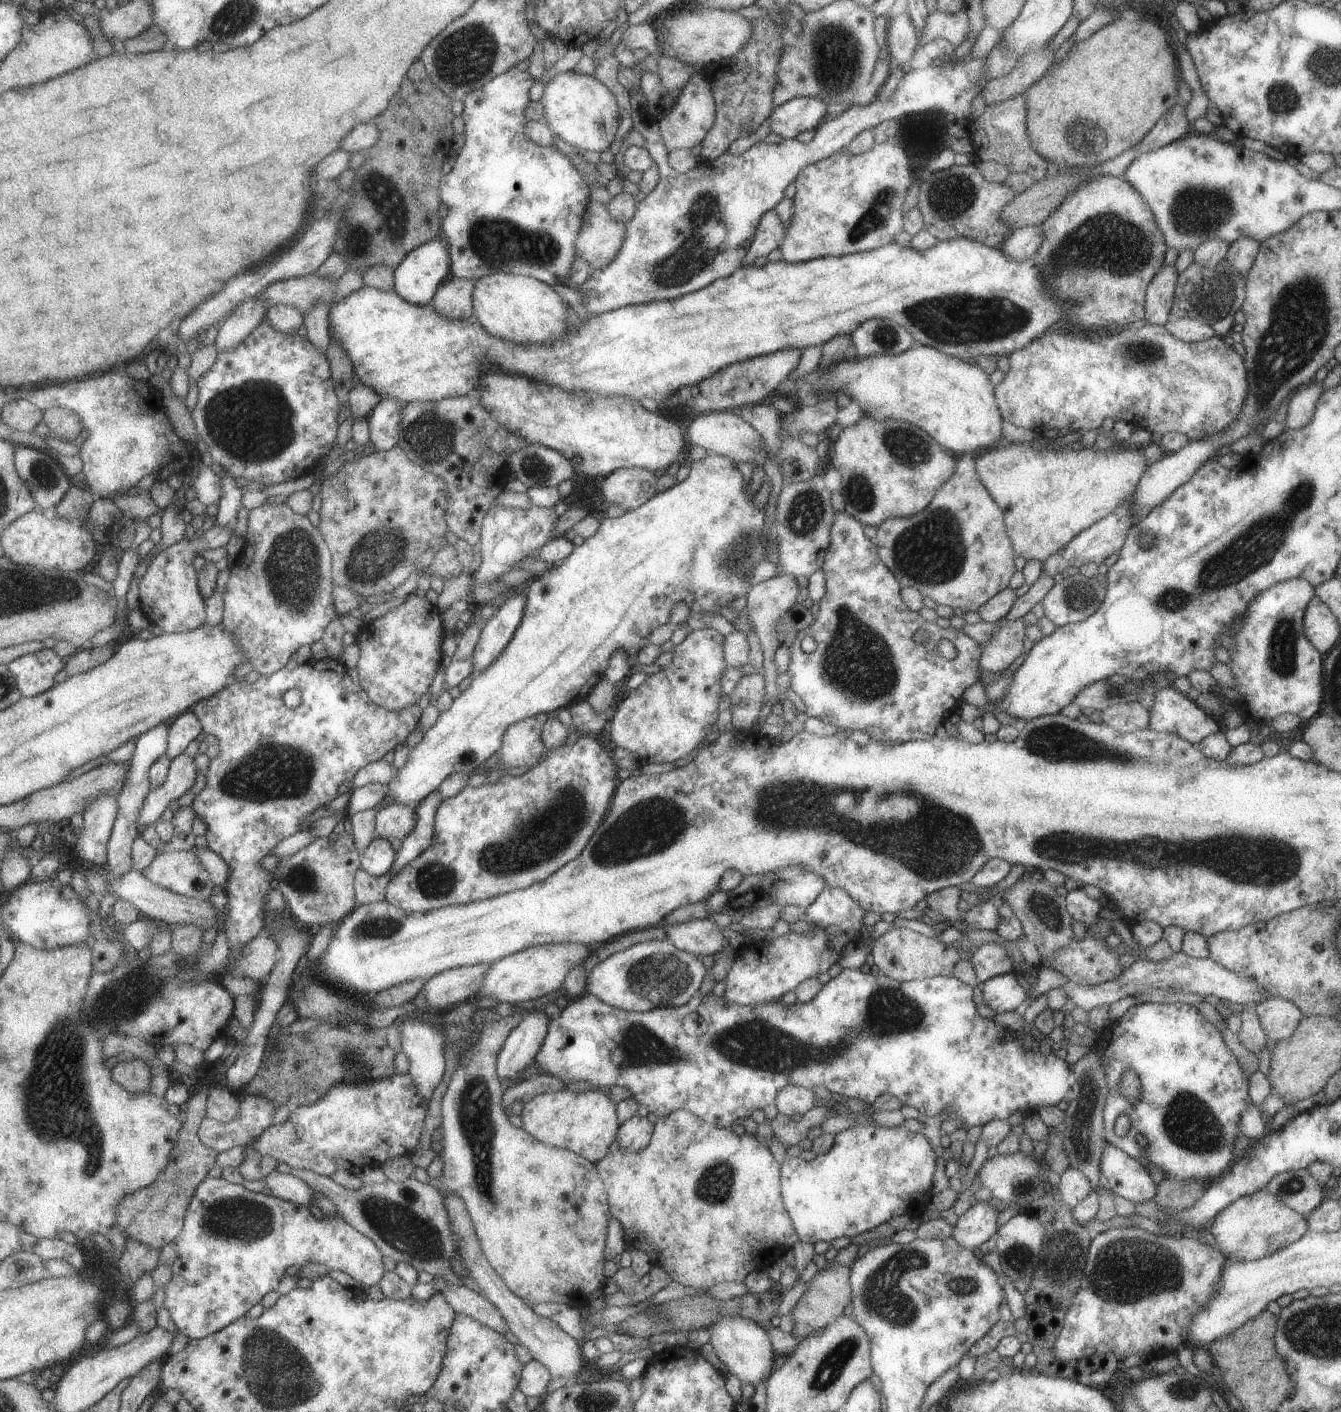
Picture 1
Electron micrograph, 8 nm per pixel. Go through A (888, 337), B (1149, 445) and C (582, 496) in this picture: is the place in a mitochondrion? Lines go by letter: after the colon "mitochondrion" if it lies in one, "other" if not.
A: mitochondrion
B: other
C: other

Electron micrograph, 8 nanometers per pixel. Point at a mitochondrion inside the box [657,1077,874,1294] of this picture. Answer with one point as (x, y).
(714, 1187)

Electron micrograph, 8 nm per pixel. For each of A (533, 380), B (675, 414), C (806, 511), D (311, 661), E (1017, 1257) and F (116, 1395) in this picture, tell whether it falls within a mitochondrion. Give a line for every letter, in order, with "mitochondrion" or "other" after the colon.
A: other
B: other
C: mitochondrion
D: other
E: mitochondrion
F: other

